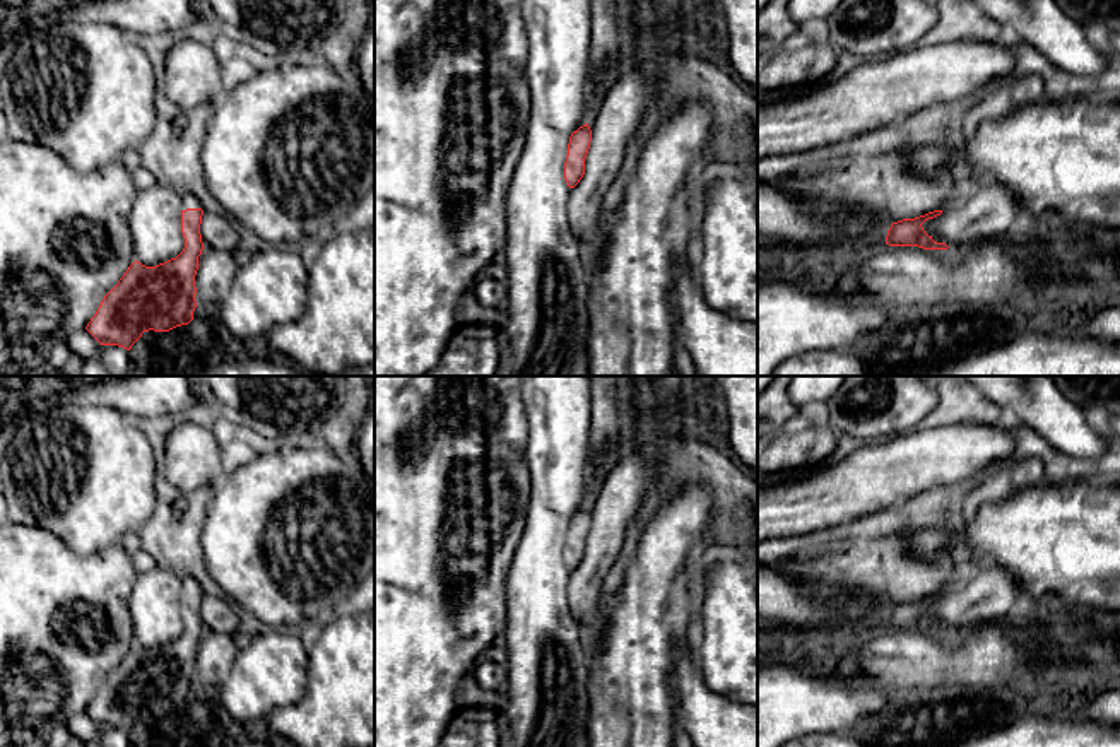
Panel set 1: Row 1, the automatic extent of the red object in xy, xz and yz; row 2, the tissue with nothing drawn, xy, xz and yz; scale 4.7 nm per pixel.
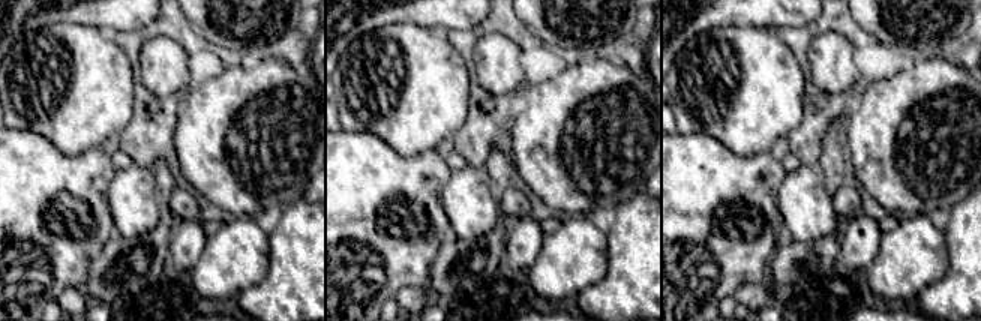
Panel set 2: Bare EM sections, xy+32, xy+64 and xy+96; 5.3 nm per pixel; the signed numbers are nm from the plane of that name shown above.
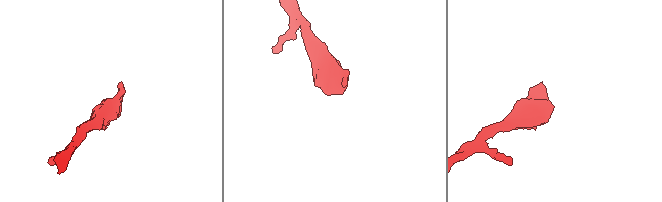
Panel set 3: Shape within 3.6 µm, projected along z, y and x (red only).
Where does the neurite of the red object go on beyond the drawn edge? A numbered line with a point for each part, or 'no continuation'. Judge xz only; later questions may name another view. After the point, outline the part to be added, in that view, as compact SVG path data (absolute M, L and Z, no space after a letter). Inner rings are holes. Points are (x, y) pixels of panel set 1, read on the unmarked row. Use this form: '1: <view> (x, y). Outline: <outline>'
no continuation

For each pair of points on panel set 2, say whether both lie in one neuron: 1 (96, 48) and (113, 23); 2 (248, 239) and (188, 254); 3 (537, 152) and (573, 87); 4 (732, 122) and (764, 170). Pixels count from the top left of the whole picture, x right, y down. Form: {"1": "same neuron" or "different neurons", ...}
{"1": "different neurons", "2": "different neurons", "3": "same neuron", "4": "different neurons"}

